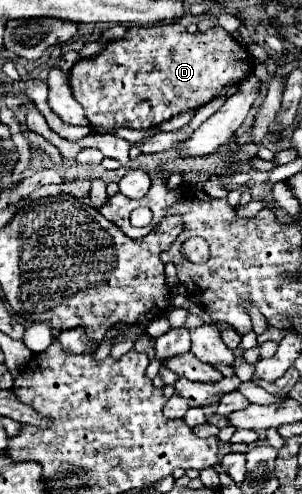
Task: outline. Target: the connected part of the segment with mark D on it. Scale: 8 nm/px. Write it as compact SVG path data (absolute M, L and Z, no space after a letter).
M181 24L157 26L131 26L125 38L107 42L95 58L81 58L69 72L69 88L73 98L85 108L89 126L97 134L109 134L115 128L149 128L185 112L197 110L217 98L223 88L245 80L245 64L253 66L255 60L249 50L223 28L207 32L187 32Z

